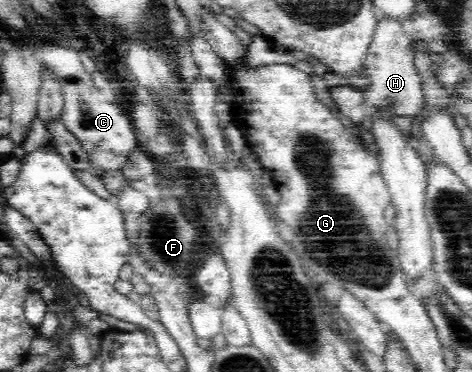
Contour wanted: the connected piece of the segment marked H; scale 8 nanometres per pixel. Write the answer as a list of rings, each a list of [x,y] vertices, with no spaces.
[[[380,18],[372,42],[358,66],[359,74],[369,77],[370,84],[361,88],[366,104],[370,108],[382,110],[396,116],[408,117],[411,128],[407,138],[408,145],[418,154],[425,167],[430,170],[439,165],[434,149],[422,132],[426,120],[426,100],[422,93],[422,79],[414,67],[413,39],[403,31],[400,21]]]

